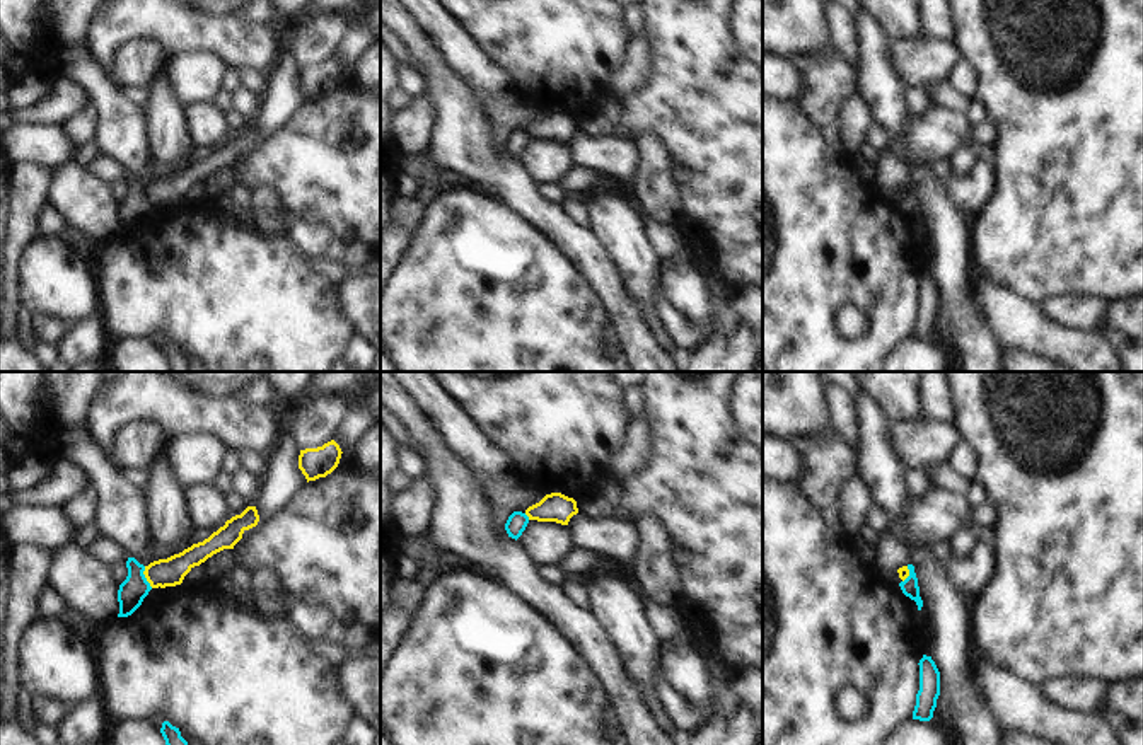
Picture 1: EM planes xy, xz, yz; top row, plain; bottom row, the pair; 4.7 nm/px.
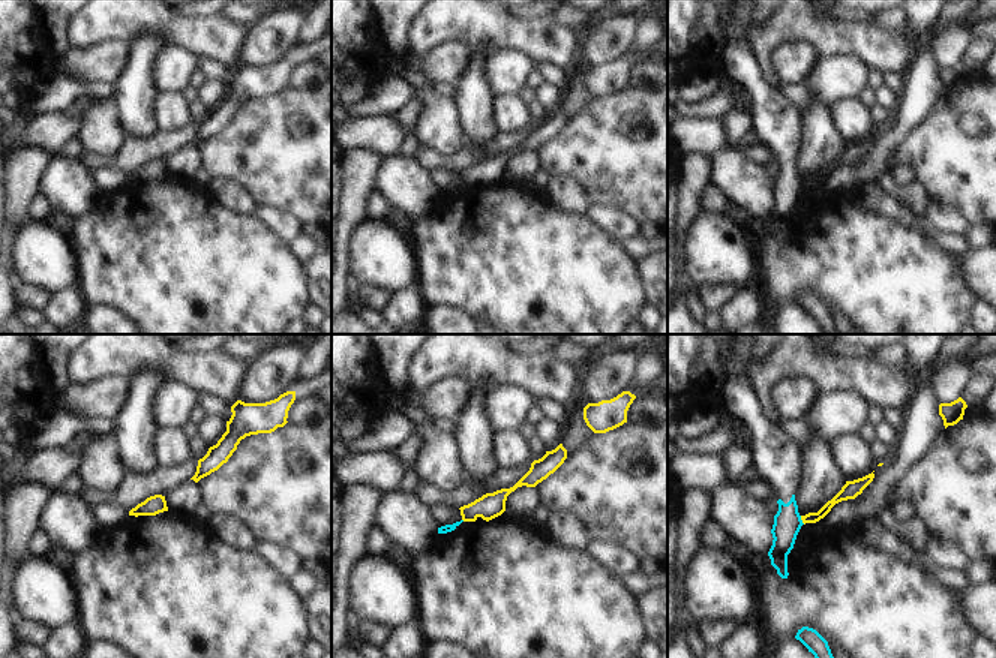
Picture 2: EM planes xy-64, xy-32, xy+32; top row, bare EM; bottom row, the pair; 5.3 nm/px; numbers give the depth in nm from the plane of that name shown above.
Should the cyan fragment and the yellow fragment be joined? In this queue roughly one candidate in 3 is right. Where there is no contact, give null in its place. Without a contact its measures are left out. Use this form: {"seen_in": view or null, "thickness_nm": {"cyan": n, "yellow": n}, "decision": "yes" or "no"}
{"seen_in": "xy", "thickness_nm": {"cyan": 130, "yellow": 140}, "decision": "no"}

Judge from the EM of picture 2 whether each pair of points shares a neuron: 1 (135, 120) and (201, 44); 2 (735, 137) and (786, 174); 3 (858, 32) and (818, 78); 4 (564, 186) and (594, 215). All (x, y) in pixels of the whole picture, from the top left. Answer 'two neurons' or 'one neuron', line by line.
1: two neurons
2: two neurons
3: two neurons
4: two neurons

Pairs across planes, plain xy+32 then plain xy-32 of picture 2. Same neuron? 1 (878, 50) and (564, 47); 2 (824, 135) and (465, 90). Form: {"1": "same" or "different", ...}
{"1": "same", "2": "same"}

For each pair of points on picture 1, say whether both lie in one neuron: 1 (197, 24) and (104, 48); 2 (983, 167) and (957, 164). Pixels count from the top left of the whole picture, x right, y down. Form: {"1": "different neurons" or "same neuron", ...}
{"1": "same neuron", "2": "different neurons"}

